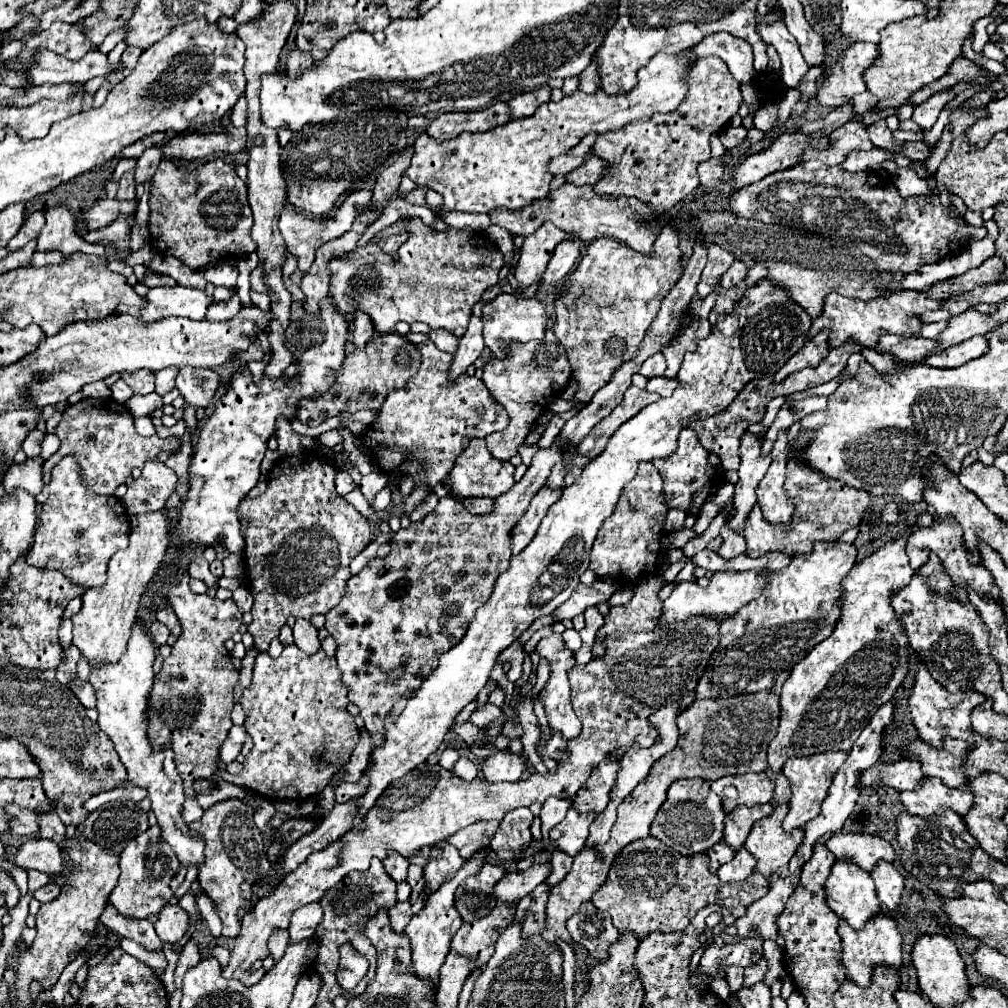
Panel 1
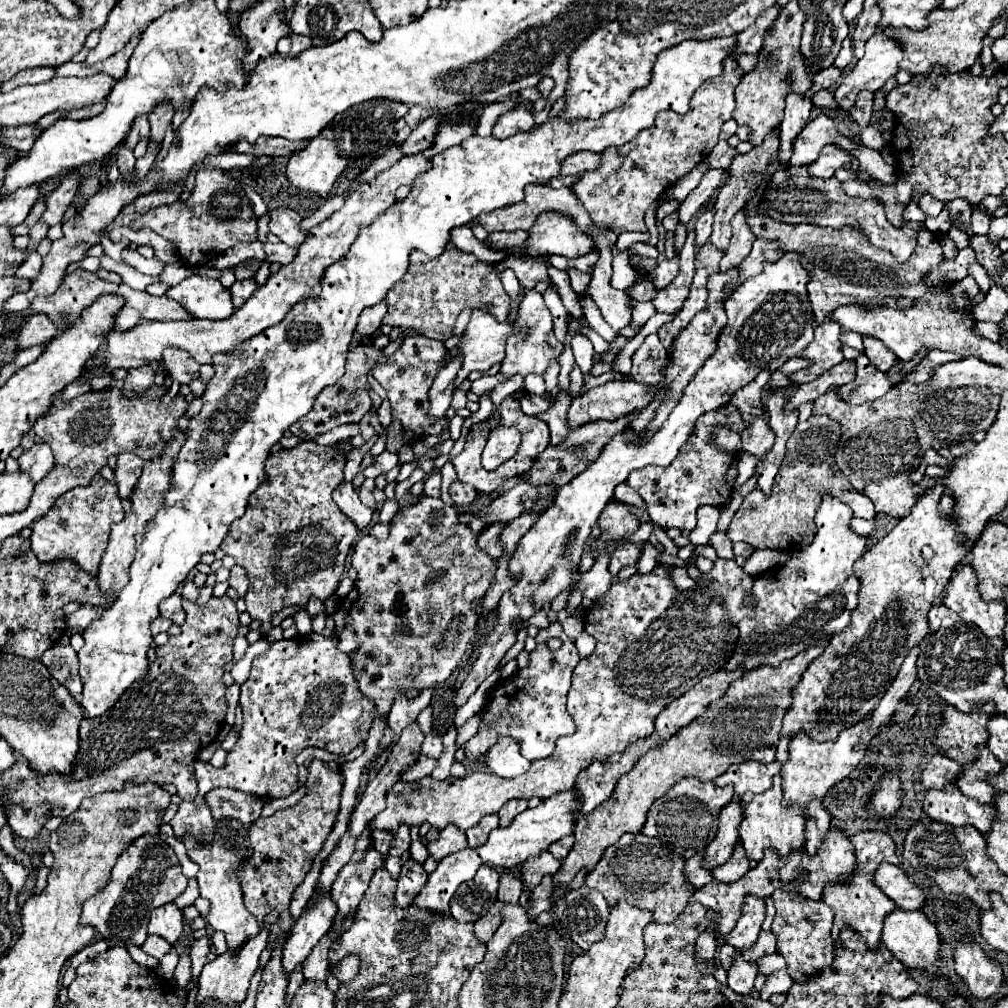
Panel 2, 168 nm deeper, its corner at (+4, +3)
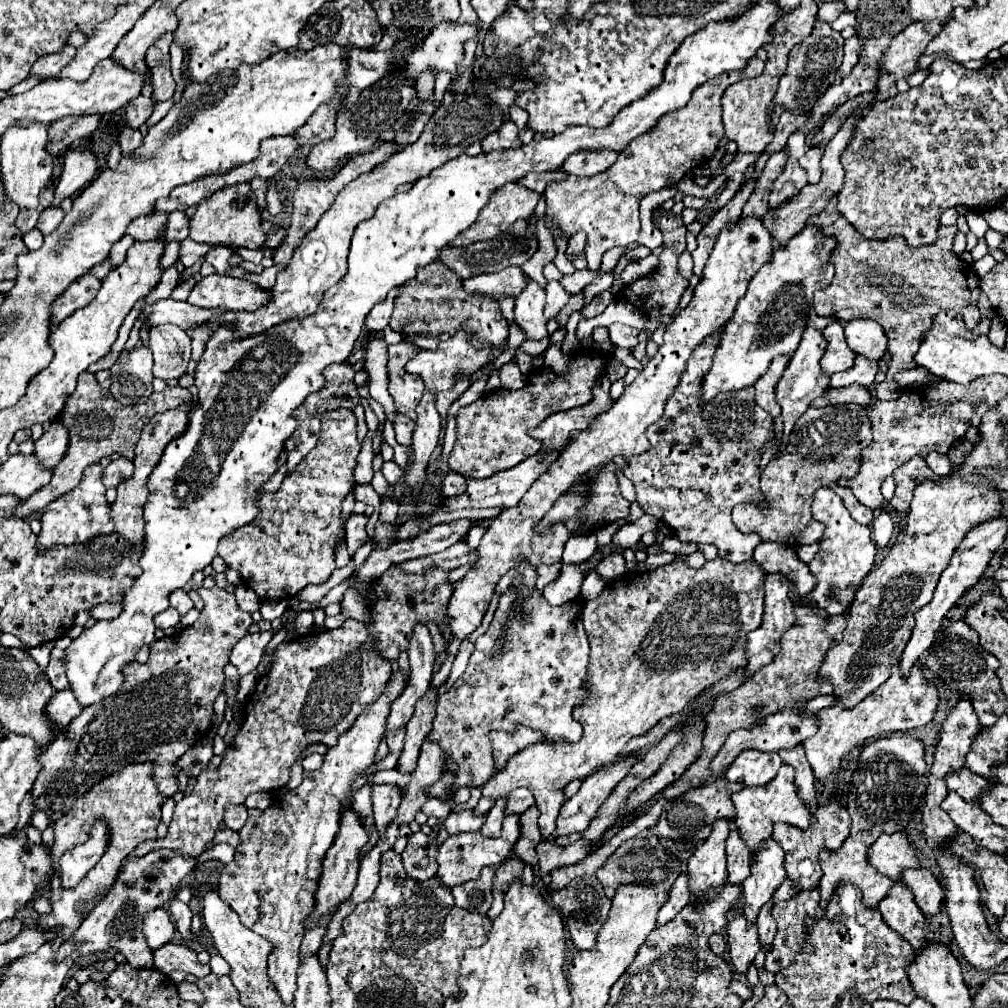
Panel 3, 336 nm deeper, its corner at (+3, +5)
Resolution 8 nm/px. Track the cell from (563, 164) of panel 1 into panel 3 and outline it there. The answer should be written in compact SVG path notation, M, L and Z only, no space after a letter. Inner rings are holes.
M591 150L591 152L575 152L563 162L563 170L575 176L595 176L607 170L617 160L615 150Z

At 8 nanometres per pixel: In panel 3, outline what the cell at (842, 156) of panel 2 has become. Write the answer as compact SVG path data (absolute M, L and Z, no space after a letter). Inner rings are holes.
M811 148L803 158L801 158L801 166L807 172L807 182L815 184L819 180L819 158L823 156L823 152L819 148Z

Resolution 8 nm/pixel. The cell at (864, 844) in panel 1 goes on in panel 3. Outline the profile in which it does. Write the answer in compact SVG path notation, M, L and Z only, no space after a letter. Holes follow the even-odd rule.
M905 832L879 836L869 848L869 862L893 882L899 880L903 870L921 866L921 858Z

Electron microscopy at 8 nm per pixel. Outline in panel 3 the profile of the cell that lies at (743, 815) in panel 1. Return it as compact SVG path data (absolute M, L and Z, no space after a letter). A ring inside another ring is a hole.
M717 820L705 844L701 844L687 862L687 876L693 902L705 902L711 888L719 890L727 882L725 840L729 836L729 820Z

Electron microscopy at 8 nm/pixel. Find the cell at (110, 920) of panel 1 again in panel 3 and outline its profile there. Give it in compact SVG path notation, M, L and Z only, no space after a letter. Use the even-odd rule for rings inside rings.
M165 944L161 948L157 948L153 952L155 956L155 968L169 974L173 970L181 970L185 974L191 974L191 976L197 976L197 978L203 978L211 972L209 966L203 966L197 958L197 952L189 950L187 946L183 944Z

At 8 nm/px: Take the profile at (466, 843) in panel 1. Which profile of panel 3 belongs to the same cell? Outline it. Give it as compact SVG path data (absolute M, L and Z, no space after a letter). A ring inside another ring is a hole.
M499 798L497 804L489 810L487 820L485 820L485 824L481 826L481 834L483 834L483 836L491 836L491 838L499 836L499 832L501 832L501 822L503 822L503 818L505 818L505 806L507 806L507 798Z

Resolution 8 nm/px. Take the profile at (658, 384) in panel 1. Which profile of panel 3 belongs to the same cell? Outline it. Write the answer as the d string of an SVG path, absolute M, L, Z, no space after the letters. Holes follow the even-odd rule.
M601 376L593 388L593 400L589 404L571 408L567 412L551 414L547 420L543 420L543 424L533 428L529 436L541 442L539 454L545 456L547 452L563 450L567 446L567 438L571 438L575 432L585 430L595 416L611 408L613 400L609 396L609 388L611 388L611 382L605 376Z

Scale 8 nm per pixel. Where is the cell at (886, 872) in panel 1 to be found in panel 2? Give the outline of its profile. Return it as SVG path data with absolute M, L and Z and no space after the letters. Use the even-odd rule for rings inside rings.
M882 862L882 866L878 866L878 870L874 872L874 884L888 898L892 898L900 910L918 910L918 908L922 908L924 894L914 882L908 880L908 876L904 874L902 868Z

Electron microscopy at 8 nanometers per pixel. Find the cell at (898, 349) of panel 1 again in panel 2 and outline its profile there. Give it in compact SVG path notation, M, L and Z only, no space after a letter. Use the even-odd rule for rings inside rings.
M864 338L864 352L870 358L870 362L878 366L882 372L887 372L895 362L899 361L890 349L870 338Z

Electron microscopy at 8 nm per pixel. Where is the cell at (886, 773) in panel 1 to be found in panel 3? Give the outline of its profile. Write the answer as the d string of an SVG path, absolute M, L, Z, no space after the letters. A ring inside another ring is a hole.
M963 768L959 774L951 772L945 777L945 784L948 790L957 792L963 800L971 804L979 804L979 796L987 792L987 780L979 774L973 774L971 770Z

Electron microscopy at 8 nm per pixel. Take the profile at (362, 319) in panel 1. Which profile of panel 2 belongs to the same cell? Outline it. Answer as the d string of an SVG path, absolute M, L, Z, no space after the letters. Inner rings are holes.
M378 302L378 304L366 308L366 310L360 314L360 320L358 320L356 330L358 330L364 338L372 336L372 334L380 328L384 314L386 314L386 302Z

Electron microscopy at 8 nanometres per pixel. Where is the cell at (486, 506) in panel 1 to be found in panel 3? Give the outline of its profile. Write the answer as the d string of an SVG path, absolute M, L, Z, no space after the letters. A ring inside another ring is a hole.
M447 472L447 476L441 482L441 492L443 496L457 496L465 490L465 478L459 476L457 472Z

